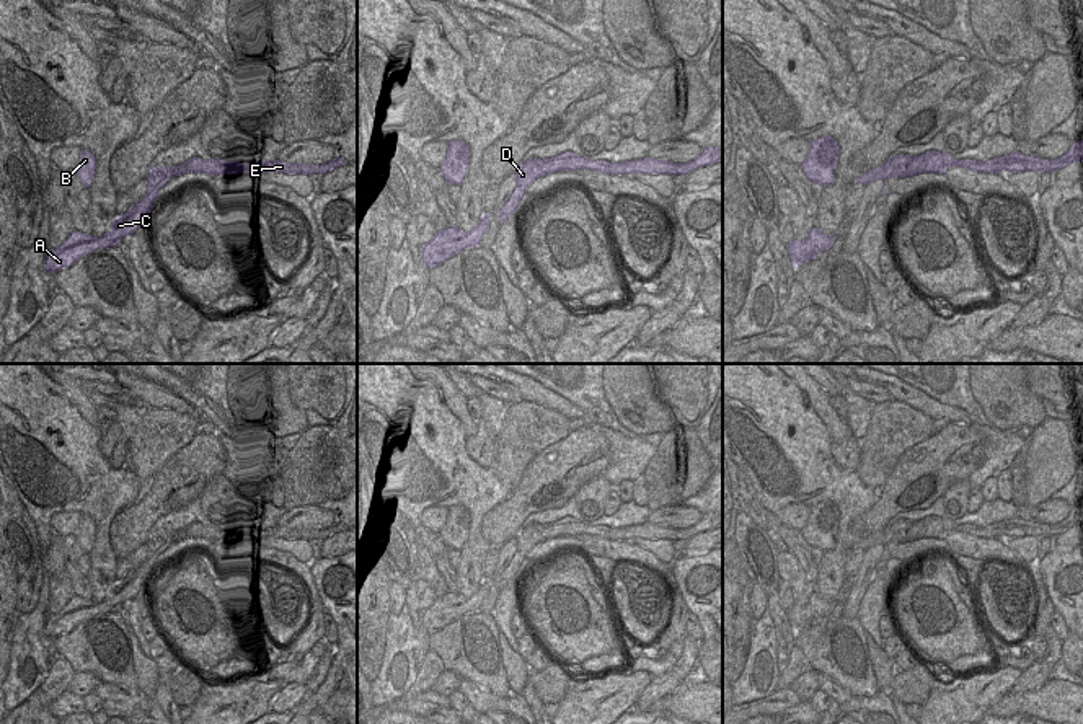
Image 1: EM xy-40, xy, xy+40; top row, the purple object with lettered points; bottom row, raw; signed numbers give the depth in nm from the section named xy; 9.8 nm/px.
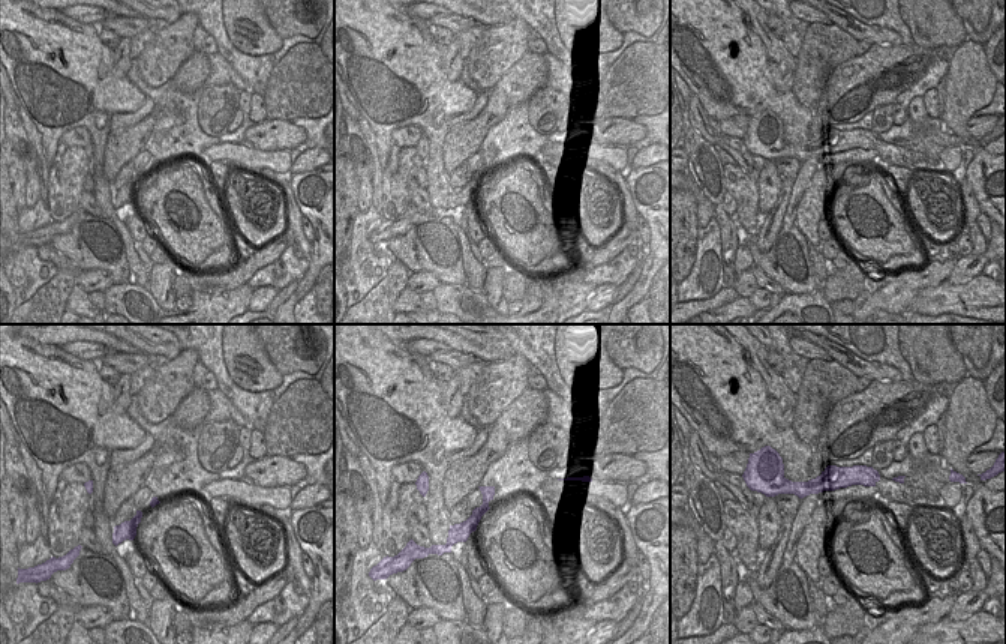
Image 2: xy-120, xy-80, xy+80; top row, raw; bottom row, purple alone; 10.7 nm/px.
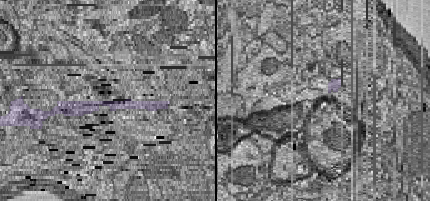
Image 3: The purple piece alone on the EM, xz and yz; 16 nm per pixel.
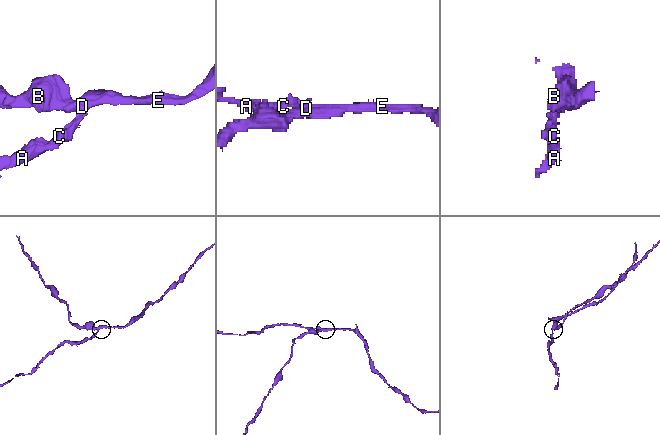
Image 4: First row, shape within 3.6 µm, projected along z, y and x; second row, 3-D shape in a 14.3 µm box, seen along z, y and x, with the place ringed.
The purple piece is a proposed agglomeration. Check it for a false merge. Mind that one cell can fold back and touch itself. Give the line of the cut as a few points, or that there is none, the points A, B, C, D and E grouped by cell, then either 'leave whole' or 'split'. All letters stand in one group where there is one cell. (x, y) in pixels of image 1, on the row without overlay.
cut in xy+40 along (928, 517), (915, 522), (907, 530), (904, 542); A C D E / B; split

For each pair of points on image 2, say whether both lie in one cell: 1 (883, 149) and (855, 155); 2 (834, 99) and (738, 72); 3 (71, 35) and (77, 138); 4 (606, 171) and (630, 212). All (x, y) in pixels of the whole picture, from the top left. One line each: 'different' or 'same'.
1: different
2: different
3: different
4: same

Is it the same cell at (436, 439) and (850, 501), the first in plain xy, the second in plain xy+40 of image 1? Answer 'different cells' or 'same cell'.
same cell

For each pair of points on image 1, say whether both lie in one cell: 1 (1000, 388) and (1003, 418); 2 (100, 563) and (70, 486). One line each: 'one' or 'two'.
1: one
2: one

